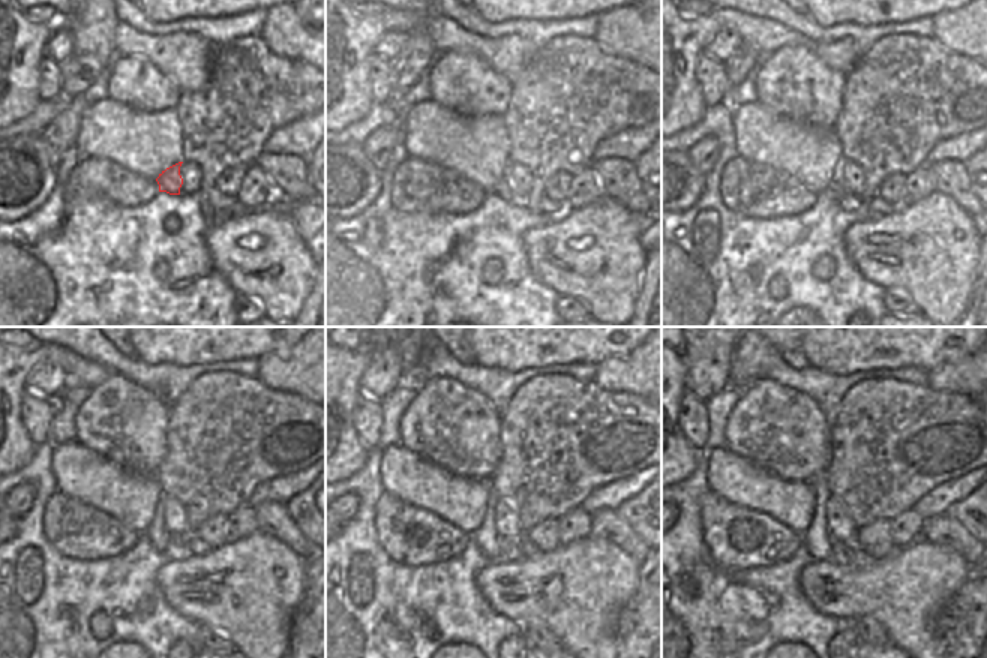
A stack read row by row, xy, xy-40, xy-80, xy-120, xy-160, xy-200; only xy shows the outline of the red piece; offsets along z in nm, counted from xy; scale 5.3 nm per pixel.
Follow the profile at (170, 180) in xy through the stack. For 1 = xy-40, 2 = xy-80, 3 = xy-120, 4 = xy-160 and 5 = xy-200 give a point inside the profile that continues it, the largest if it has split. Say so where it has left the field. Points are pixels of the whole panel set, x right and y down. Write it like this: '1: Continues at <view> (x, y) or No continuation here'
1: Continues at xy-40 (503, 188)
2: Continues at xy-80 (848, 200)
3: Continues at xy-120 (176, 550)
4: Continues at xy-160 (510, 552)
5: Continues at xy-200 (843, 553).

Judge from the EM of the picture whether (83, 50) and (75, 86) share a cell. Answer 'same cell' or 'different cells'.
same cell

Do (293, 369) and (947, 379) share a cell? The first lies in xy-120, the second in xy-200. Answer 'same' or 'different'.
same

